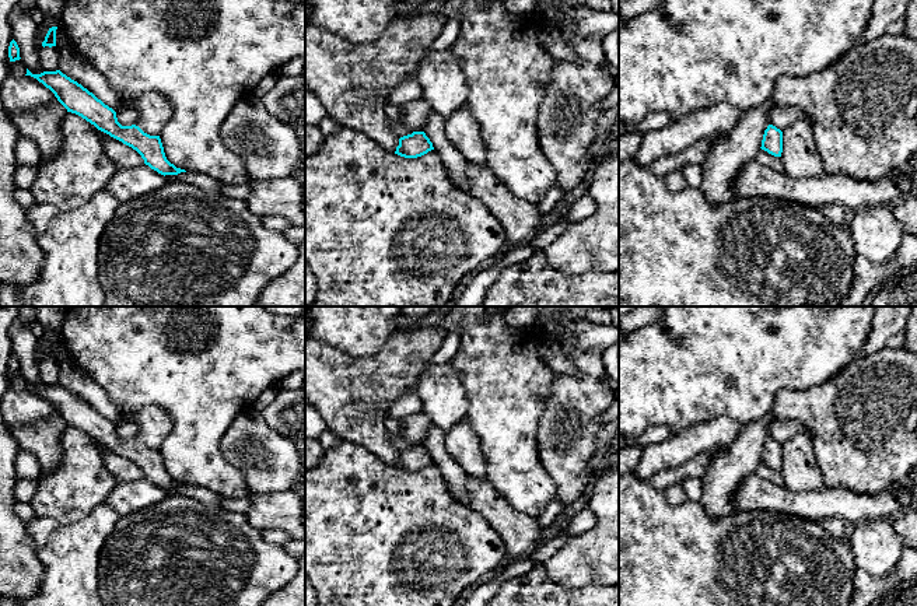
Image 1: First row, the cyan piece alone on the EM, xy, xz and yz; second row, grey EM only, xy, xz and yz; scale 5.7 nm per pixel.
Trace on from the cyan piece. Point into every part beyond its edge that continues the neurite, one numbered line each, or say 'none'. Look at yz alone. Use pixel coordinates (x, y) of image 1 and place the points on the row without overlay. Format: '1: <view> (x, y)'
none

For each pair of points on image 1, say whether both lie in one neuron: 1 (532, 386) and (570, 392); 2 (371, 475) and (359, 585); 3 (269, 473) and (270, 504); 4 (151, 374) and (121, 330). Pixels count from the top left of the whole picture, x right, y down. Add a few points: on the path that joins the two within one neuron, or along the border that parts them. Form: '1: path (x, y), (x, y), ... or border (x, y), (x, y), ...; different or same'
1: border (557, 374), (550, 398), (539, 420); different
2: path (367, 503), (367, 557); same
3: border (289, 489), (280, 493), (251, 491); different
4: path (149, 363), (147, 357), (132, 342); same

